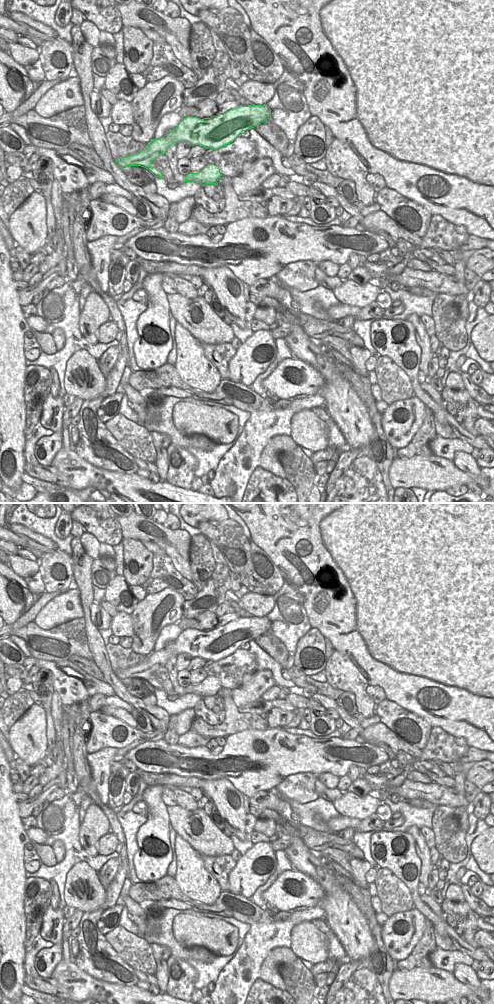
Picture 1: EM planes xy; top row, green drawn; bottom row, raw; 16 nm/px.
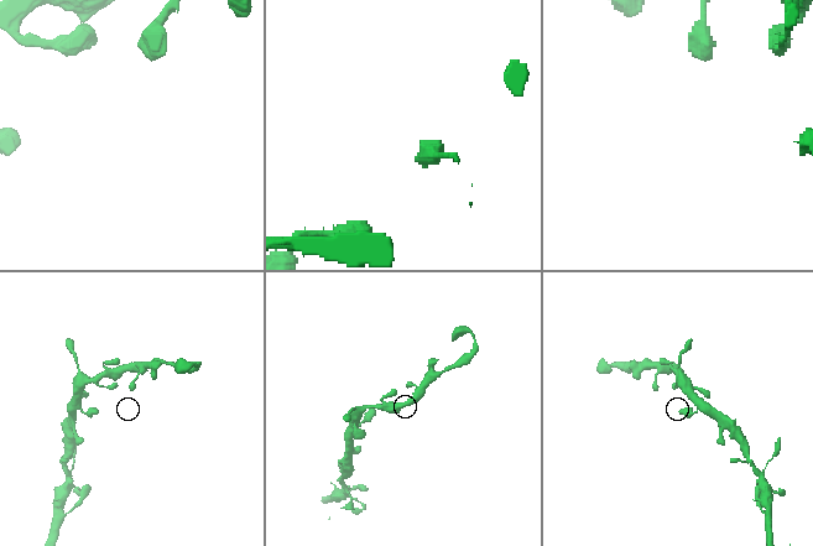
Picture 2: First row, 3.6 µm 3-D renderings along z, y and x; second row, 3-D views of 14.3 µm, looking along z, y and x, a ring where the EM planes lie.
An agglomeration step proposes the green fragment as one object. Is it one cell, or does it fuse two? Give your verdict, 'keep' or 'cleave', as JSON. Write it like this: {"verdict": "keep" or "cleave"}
{"verdict": "keep"}

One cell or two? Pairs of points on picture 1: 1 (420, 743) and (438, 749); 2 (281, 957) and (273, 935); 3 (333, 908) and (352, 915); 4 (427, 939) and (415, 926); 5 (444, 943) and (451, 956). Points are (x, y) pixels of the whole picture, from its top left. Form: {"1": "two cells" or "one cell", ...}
{"1": "two cells", "2": "two cells", "3": "one cell", "4": "two cells", "5": "two cells"}

